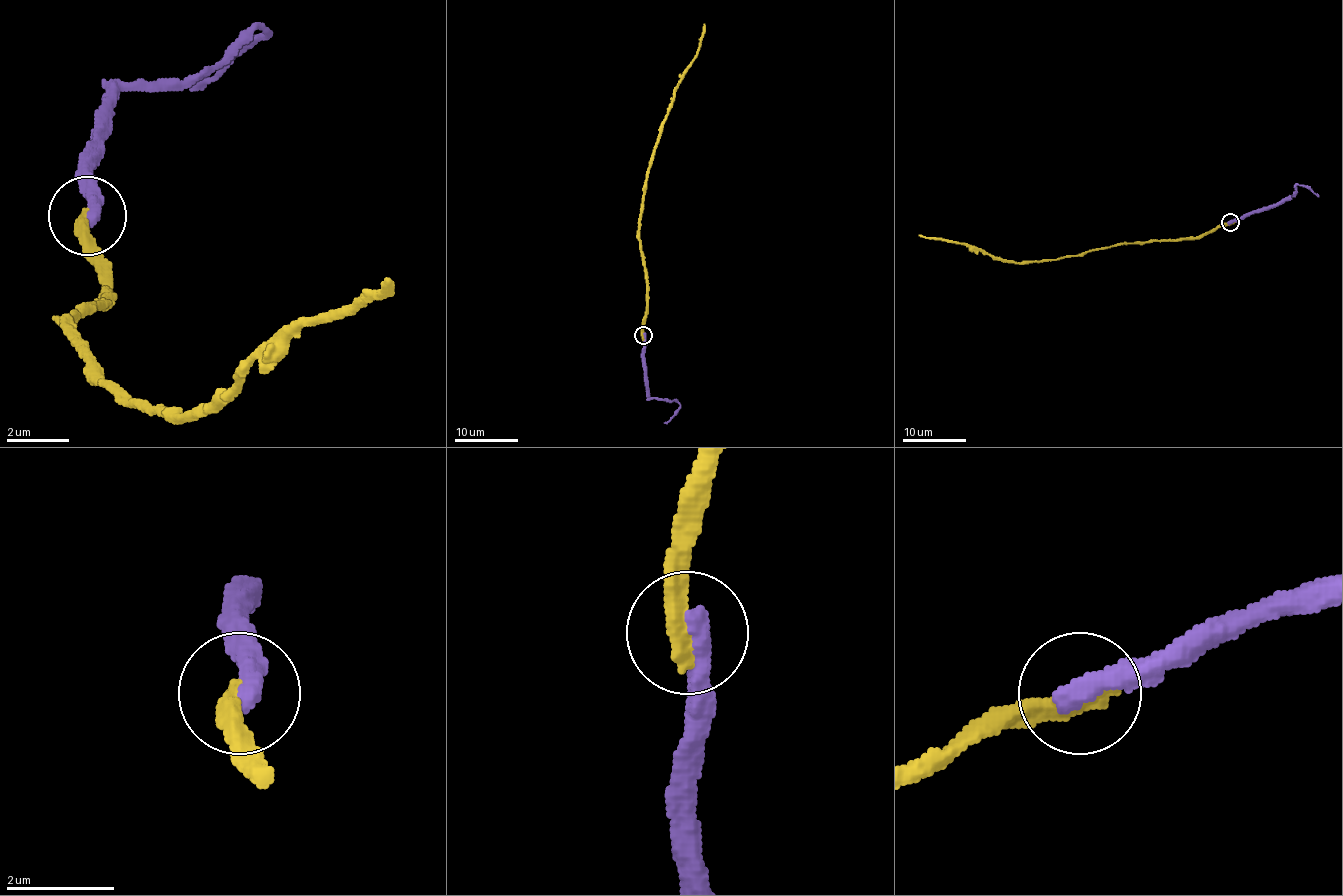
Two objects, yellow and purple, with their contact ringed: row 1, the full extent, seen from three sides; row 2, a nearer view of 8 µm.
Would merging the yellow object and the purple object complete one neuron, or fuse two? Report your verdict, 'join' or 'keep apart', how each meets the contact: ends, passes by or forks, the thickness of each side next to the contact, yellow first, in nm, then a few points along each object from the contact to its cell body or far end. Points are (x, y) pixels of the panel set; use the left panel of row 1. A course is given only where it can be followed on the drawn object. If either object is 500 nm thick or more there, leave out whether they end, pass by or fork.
keep apart | yellow ends | purple ends | 440/440 nm | yellow via (85, 214), (101, 300), (70, 331), (124, 402), (164, 418), (195, 418), (281, 331), (391, 276) | purple via (85, 214), (101, 112), (124, 88), (211, 73), (258, 25), (266, 33), (187, 88)

